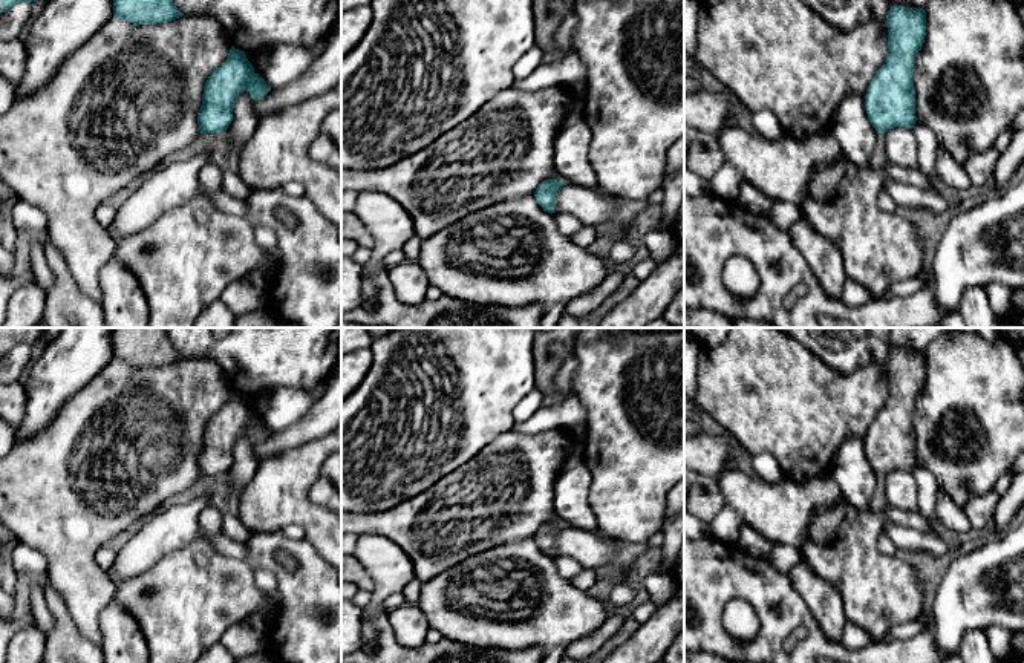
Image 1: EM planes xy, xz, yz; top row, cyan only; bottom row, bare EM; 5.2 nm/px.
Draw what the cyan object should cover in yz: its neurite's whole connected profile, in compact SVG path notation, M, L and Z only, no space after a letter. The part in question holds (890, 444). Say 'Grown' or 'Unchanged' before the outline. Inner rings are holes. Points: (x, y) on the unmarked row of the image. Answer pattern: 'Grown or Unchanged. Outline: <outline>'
Grown. Outline: M894 348L885 366L888 398L865 438L868 462L877 475L871 498L872 511L891 508L885 493L885 476L894 470L912 472L917 464L912 416L926 380L926 354Z

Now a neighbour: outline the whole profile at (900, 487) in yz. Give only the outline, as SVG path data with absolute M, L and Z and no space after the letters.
M889 472L885 476L885 493L891 507L906 511L917 511L918 490L912 472Z

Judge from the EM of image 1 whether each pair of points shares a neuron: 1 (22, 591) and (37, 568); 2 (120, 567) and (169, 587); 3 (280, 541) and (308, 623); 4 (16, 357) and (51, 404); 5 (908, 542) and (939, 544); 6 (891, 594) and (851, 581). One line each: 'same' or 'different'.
1: same
2: different
3: same
4: different
5: same
6: same

